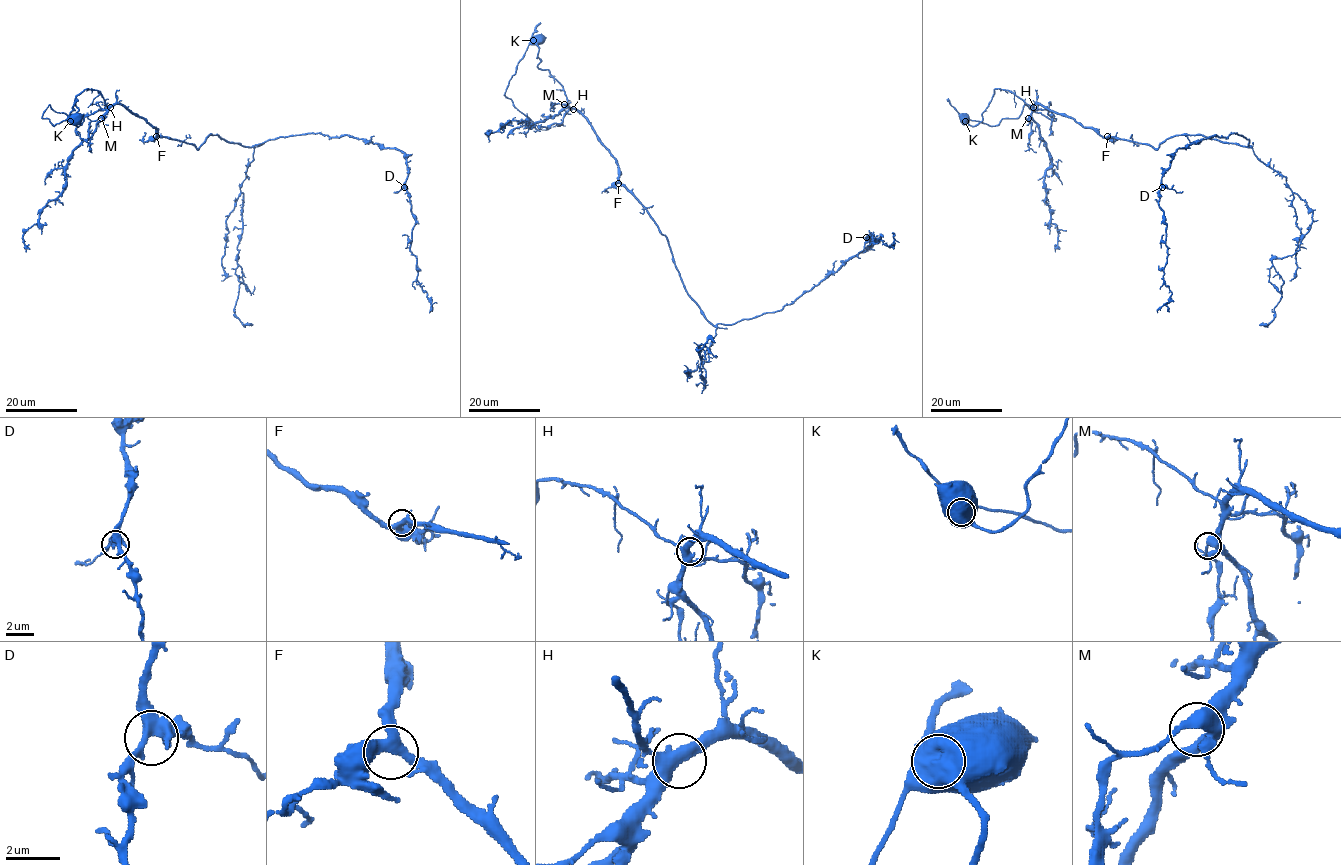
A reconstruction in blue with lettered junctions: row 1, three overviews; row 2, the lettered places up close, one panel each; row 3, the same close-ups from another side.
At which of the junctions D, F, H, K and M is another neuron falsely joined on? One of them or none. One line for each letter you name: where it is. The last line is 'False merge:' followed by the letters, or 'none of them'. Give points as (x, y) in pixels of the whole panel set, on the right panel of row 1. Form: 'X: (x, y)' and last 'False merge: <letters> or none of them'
K: (965, 121)
False merge: K

